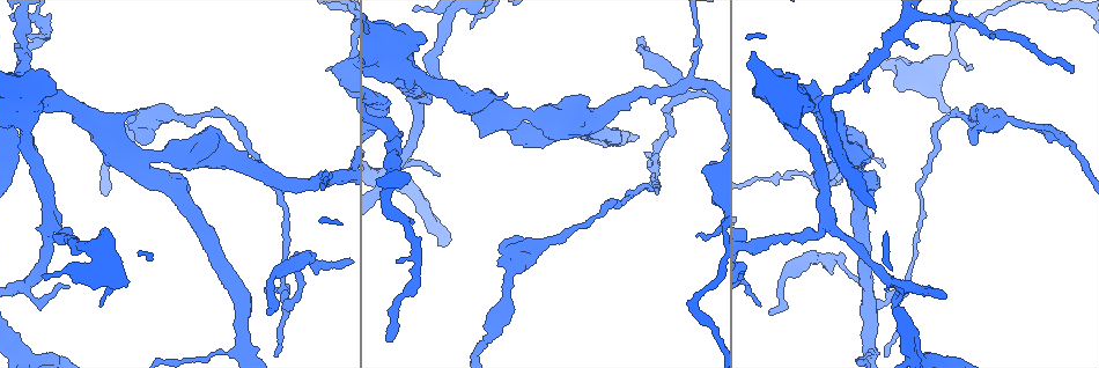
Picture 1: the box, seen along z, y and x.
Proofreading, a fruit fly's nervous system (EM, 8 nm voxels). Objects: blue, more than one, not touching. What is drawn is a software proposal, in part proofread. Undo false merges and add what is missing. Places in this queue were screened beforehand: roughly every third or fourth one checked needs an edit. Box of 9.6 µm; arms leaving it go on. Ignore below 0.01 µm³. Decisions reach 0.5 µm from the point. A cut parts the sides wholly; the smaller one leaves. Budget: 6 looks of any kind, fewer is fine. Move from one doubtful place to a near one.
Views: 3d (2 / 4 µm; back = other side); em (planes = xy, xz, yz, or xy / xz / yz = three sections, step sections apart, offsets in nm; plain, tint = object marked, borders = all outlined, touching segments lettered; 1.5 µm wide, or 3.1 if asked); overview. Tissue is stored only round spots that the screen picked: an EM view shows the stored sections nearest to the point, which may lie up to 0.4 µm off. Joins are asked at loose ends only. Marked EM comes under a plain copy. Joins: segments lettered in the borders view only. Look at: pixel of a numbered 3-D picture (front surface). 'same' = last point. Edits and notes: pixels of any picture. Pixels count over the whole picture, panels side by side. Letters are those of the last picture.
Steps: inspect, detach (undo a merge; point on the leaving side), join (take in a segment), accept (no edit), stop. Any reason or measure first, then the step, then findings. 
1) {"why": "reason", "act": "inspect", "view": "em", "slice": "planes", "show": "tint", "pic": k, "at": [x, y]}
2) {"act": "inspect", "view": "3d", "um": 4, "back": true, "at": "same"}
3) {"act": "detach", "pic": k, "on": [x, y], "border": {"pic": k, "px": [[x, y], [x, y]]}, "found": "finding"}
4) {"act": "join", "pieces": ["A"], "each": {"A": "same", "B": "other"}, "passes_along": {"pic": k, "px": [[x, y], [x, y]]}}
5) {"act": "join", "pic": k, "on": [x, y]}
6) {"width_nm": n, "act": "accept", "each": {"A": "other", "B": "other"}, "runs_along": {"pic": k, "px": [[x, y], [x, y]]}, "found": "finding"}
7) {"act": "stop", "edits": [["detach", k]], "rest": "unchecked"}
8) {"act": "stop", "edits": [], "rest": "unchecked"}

{"why": "free end", "act": "inspect", "view": "em", "slice": "planes", "show": "tint", "pic": 1, "at": [1072, 69]}

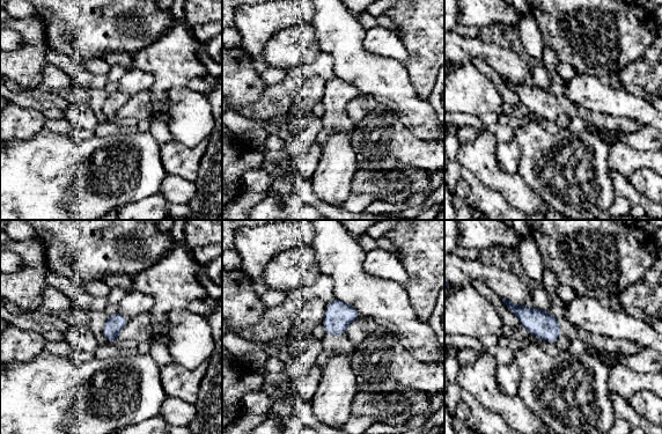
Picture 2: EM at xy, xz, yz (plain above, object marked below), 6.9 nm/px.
{"act": "inspect", "view": "em", "slice": "planes", "show": "borders", "at": "same"}

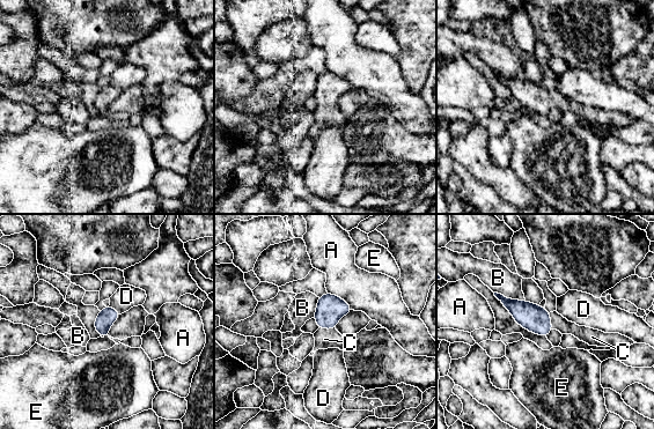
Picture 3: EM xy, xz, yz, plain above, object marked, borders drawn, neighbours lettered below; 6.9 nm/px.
{"act": "join", "pieces": ["C"], "each": {"A": "other", "B": "other", "C": "same", "D": "other", "E": "other"}, "passes_along": {"pic": 3, "px": [[330, 308], [326, 328], [324, 339]]}, "found": "the cell continues"}

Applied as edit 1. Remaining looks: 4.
{"why": "an open end", "act": "inspect", "view": "em", "slice": "planes", "show": "borders", "pic": 1, "at": [70, 287]}

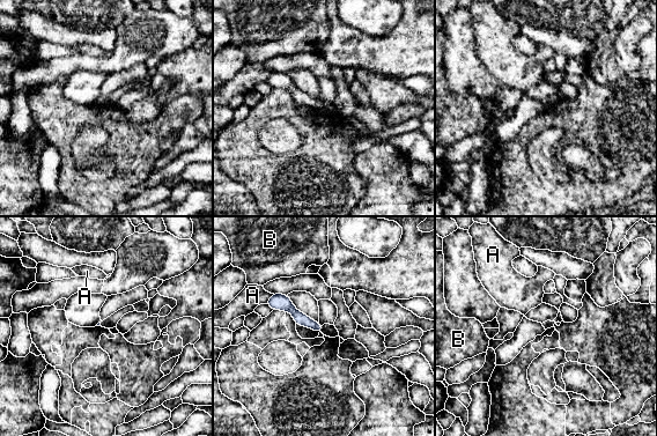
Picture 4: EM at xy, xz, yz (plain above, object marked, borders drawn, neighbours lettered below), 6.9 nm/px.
{"act": "accept", "each": {"A": "other", "B": "other"}, "runs_along": {"pic": 4, "px": [[271, 301], [282, 302], [319, 330]]}, "found": "no lettered segment goes on from it"}

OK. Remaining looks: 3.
{"why": "three arms meet", "act": "inspect", "view": "3d", "um": 4, "back": true, "pic": 1, "at": [283, 296]}

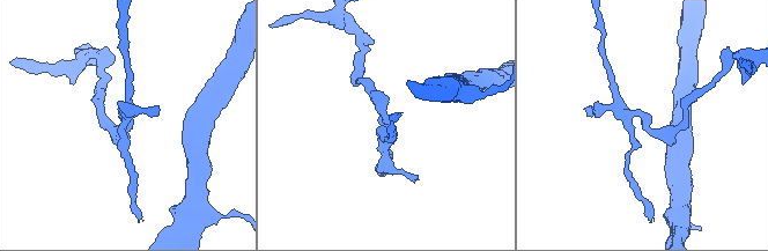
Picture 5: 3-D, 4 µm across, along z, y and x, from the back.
{"act": "inspect", "view": "em", "slice": "planes", "show": "borders", "pic": 5, "at": [124, 118]}

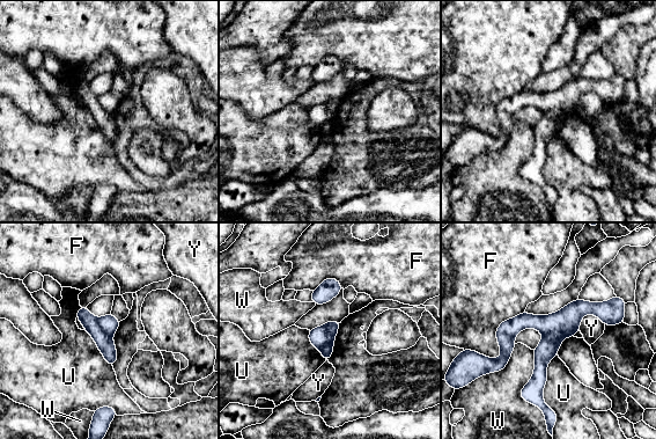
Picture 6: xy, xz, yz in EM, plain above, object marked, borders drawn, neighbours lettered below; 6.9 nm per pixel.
{"act": "detach", "pic": 6, "on": [332, 327], "each": {"F": "other", "U": "other", "W": "other", "Y": "other"}, "border": {"pic": 6, "px": [[324, 326], [329, 339], [319, 349]]}, "found": "two cells meet here"}

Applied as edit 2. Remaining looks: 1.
{"act": "stop", "edits": [["join", 3], ["detach", 6]], "rest": "unchecked"}

